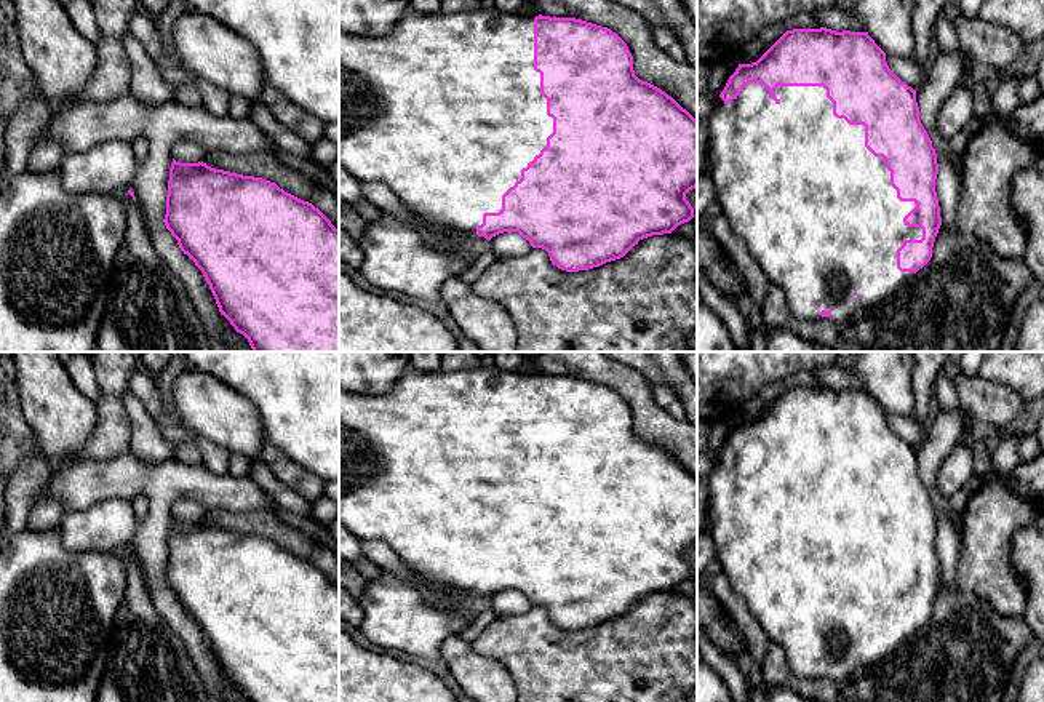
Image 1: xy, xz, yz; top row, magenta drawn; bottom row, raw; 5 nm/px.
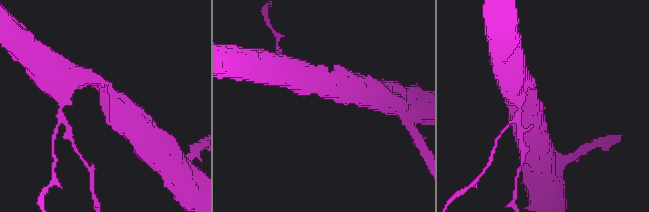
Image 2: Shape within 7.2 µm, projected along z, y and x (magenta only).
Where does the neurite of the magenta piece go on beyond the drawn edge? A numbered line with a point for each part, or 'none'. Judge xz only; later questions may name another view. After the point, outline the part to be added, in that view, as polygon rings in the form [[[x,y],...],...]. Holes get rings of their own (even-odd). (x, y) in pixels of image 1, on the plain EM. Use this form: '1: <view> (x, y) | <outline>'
1: xz (446, 467) | [[[480,366],[457,371],[408,369],[390,392],[365,395],[339,387],[339,523],[360,540],[389,544],[401,561],[416,574],[438,585],[476,593],[484,571],[502,568],[502,553],[521,537],[521,528],[547,504],[553,491],[553,477],[547,473],[547,457],[540,453],[540,432],[534,429],[534,376],[523,371],[505,371],[497,366]]]

